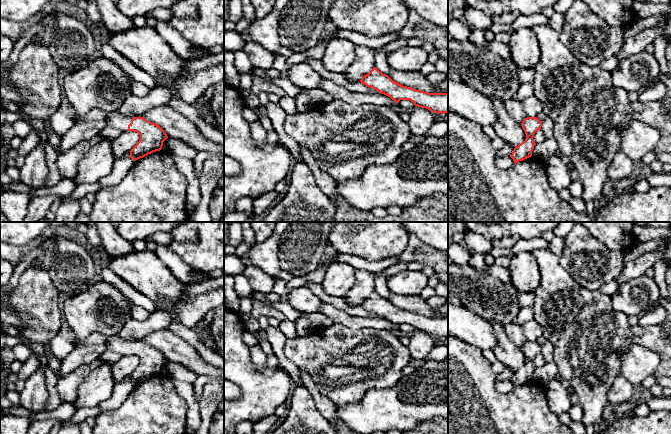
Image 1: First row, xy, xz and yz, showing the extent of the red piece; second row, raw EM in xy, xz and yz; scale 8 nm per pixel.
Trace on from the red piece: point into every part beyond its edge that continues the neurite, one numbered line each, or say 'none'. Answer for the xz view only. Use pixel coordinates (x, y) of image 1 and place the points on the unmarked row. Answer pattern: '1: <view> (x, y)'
none

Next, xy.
1: xy (113, 343)

